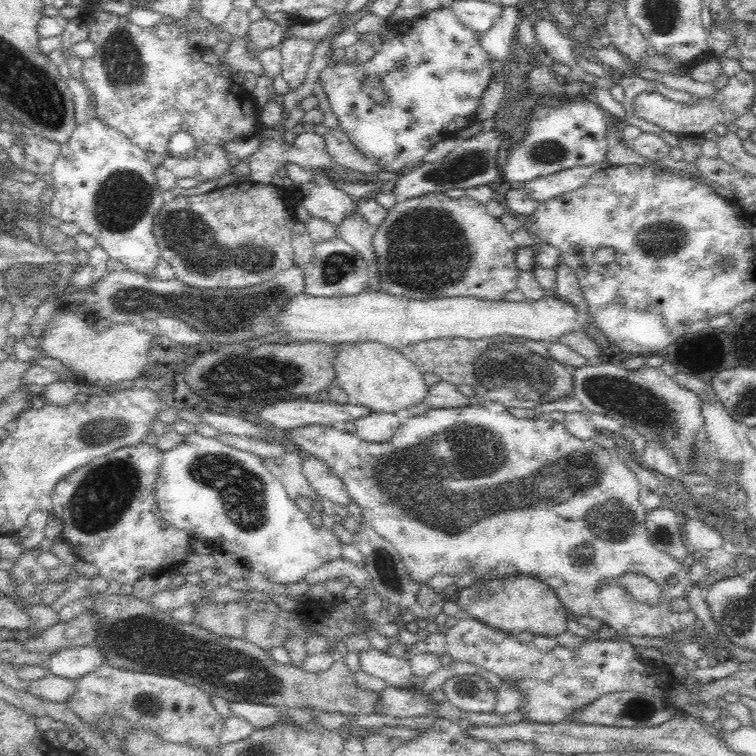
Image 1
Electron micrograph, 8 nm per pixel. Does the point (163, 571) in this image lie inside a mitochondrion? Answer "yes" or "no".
no

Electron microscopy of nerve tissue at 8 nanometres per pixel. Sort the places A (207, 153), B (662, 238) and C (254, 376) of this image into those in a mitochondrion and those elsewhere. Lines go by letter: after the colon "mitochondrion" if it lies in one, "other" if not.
A: other
B: mitochondrion
C: mitochondrion

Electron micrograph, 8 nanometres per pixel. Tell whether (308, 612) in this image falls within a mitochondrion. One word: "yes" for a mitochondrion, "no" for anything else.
no

